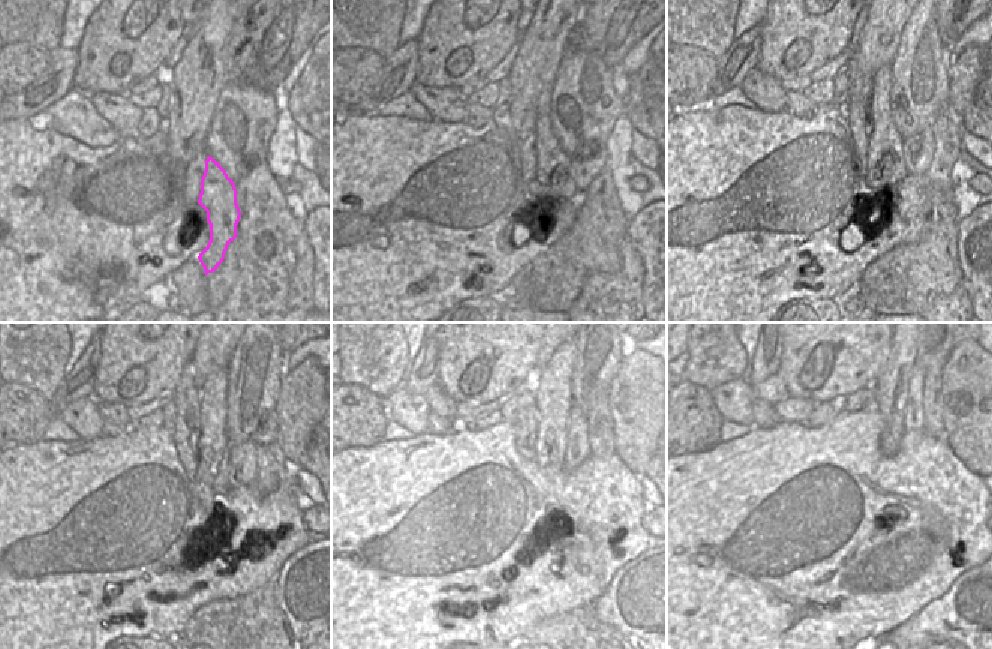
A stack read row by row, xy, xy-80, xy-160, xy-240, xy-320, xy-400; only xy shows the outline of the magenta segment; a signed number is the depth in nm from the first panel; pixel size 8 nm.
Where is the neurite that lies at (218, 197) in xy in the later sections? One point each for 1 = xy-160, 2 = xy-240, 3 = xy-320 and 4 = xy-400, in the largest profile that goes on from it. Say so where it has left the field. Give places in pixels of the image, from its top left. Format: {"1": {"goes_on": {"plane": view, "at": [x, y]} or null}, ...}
{"1": {"goes_on": {"plane": "xy-160", "at": [884, 162]}}, "2": {"goes_on": {"plane": "xy-240", "at": [213, 469]}}, "3": {"goes_on": {"plane": "xy-320", "at": [553, 384]}}, "4": {"goes_on": {"plane": "xy-400", "at": [890, 385]}}}

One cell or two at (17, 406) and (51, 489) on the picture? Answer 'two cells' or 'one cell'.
two cells

